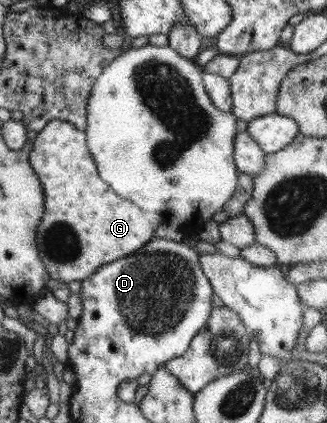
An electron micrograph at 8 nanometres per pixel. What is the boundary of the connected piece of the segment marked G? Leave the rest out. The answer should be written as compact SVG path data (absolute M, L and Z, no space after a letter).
M57 119L47 122L43 126L43 130L37 133L35 140L28 145L27 151L29 152L29 163L31 163L33 171L35 171L35 175L39 177L39 181L43 185L43 193L45 193L45 204L43 204L45 205L45 212L43 212L40 226L37 226L36 243L37 249L40 250L41 261L43 261L43 265L46 271L49 272L51 279L60 280L67 284L75 281L83 282L83 280L90 278L101 266L108 264L108 262L117 261L119 258L137 253L137 250L140 250L155 237L155 230L165 222L161 214L141 210L141 208L135 206L130 200L125 200L113 192L113 189L99 176L97 163L95 163L93 154L91 154L89 147L87 147L87 135L85 135L85 131L77 129L73 124Z

